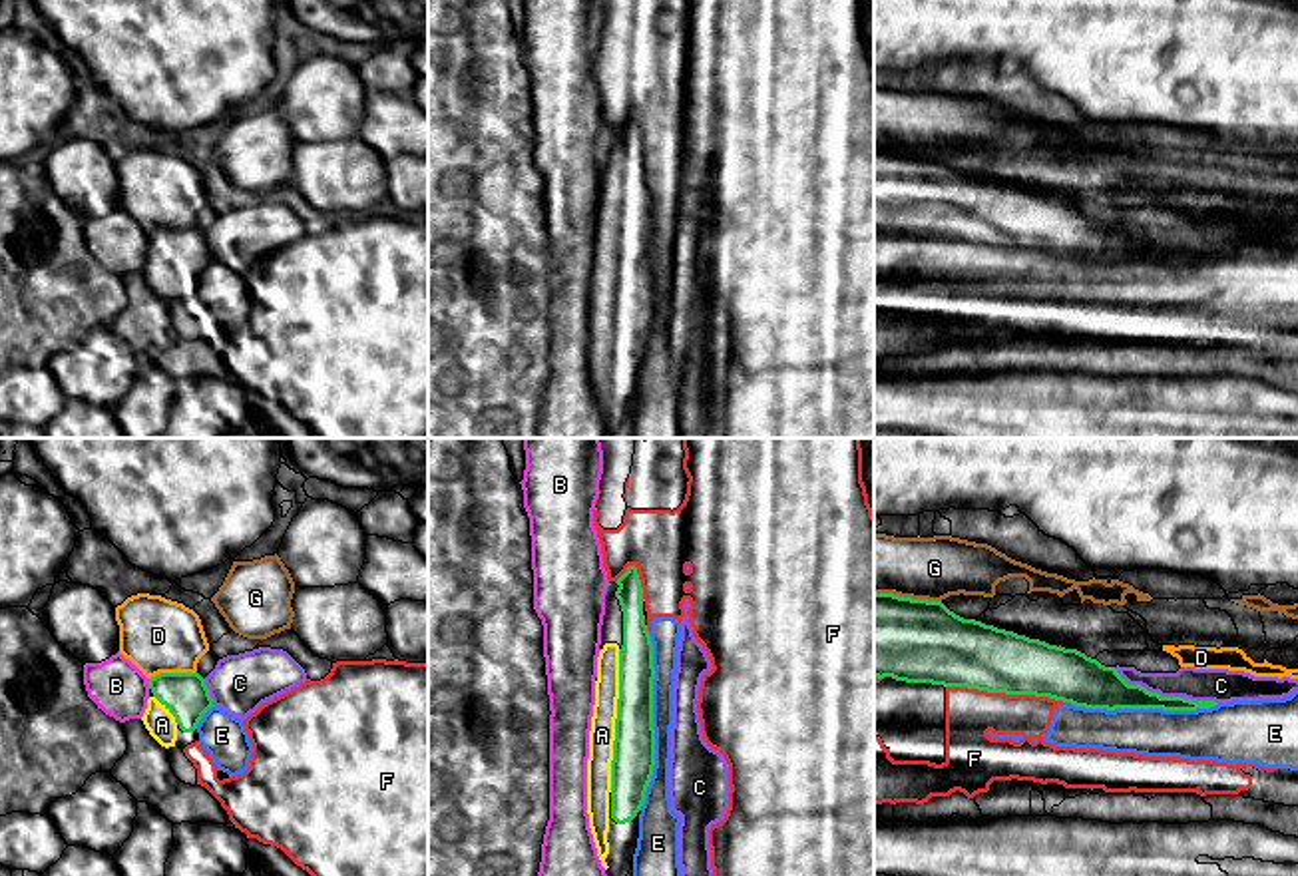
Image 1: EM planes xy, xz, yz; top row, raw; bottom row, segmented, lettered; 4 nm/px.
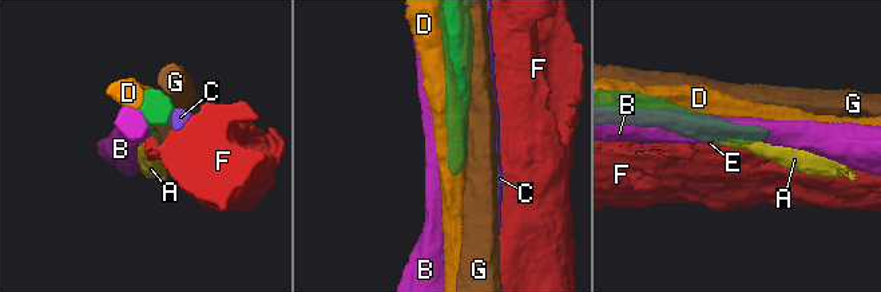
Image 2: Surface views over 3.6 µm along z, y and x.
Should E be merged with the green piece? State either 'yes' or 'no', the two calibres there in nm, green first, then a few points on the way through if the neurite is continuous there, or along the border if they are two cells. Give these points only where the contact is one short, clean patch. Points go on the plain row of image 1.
no; 180 nm thick on the green side, 100 nm on the other

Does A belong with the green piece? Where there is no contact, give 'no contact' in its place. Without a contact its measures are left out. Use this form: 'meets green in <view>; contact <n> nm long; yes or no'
meets green in xz; contact 600 nm long; yes

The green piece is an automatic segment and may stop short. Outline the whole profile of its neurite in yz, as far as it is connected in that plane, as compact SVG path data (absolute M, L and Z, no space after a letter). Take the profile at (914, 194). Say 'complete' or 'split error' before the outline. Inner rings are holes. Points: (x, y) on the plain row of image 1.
complete; M874 147L874 231L906 237L968 241L987 247L1035 249L1085 263L1210 263L1214 255L1161 251L1141 239L1129 239L1115 221L1077 203L1049 199L1013 185L997 183L975 173L964 173L942 155Z

